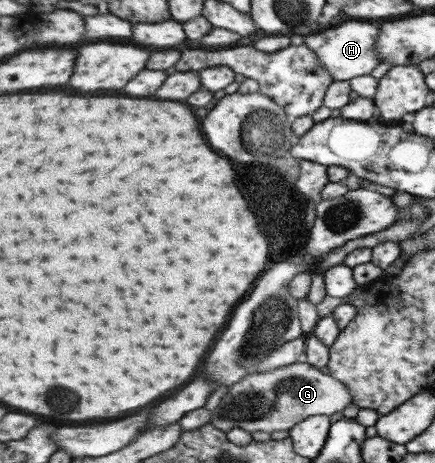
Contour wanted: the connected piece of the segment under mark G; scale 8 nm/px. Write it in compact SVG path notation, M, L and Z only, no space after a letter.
M303 361L270 371L253 372L232 385L217 408L213 409L212 423L225 432L235 427L250 433L257 430L269 433L290 431L307 417L319 414L333 416L354 403L354 394L344 382Z

